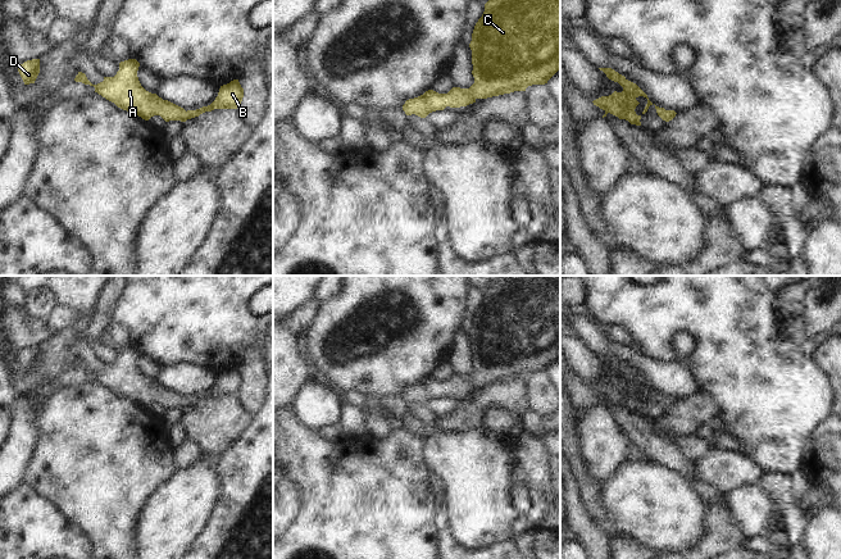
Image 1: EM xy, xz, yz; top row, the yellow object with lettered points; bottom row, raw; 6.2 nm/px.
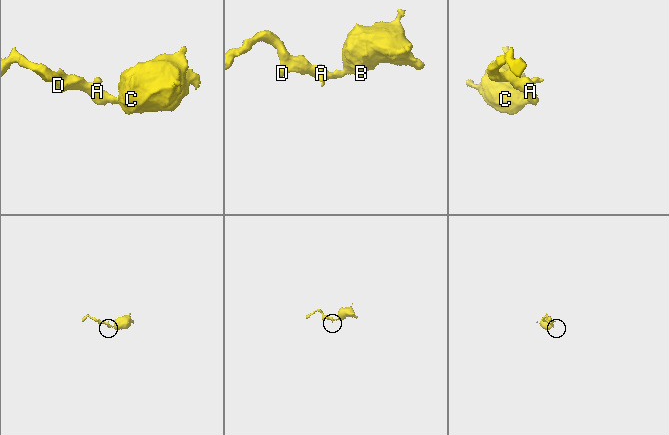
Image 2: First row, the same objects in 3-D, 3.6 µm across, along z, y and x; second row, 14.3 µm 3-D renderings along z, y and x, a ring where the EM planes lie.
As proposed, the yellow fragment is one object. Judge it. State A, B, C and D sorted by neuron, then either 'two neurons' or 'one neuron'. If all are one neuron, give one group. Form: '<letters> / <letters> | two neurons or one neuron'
A B C D | one neuron

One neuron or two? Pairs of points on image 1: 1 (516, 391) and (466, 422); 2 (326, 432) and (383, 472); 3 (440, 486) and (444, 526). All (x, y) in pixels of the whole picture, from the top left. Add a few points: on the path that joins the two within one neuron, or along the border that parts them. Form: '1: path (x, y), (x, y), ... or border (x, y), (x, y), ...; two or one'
1: path (503, 395), (490, 395), (476, 409); one
2: border (317, 430), (324, 437), (337, 441); two
3: path (442, 496), (444, 516); one

